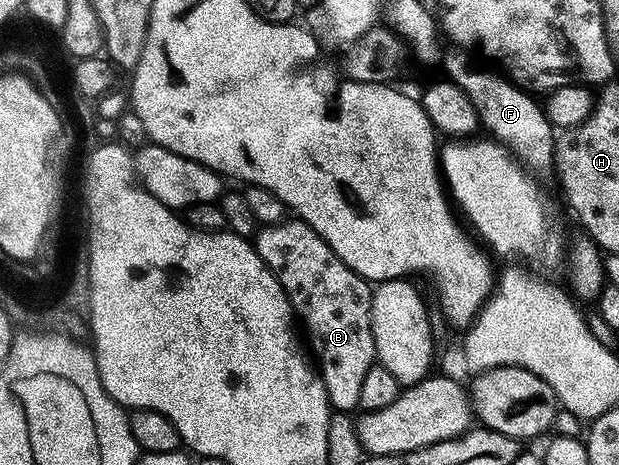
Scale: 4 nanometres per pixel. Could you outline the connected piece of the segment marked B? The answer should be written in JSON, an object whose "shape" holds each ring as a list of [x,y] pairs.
{"shape":[[[300,220],[261,226],[255,234],[257,254],[279,280],[293,305],[294,315],[309,333],[308,345],[317,353],[315,366],[334,411],[353,412],[359,407],[363,379],[375,365],[377,353],[371,336],[373,286],[359,275],[311,228]]]}

